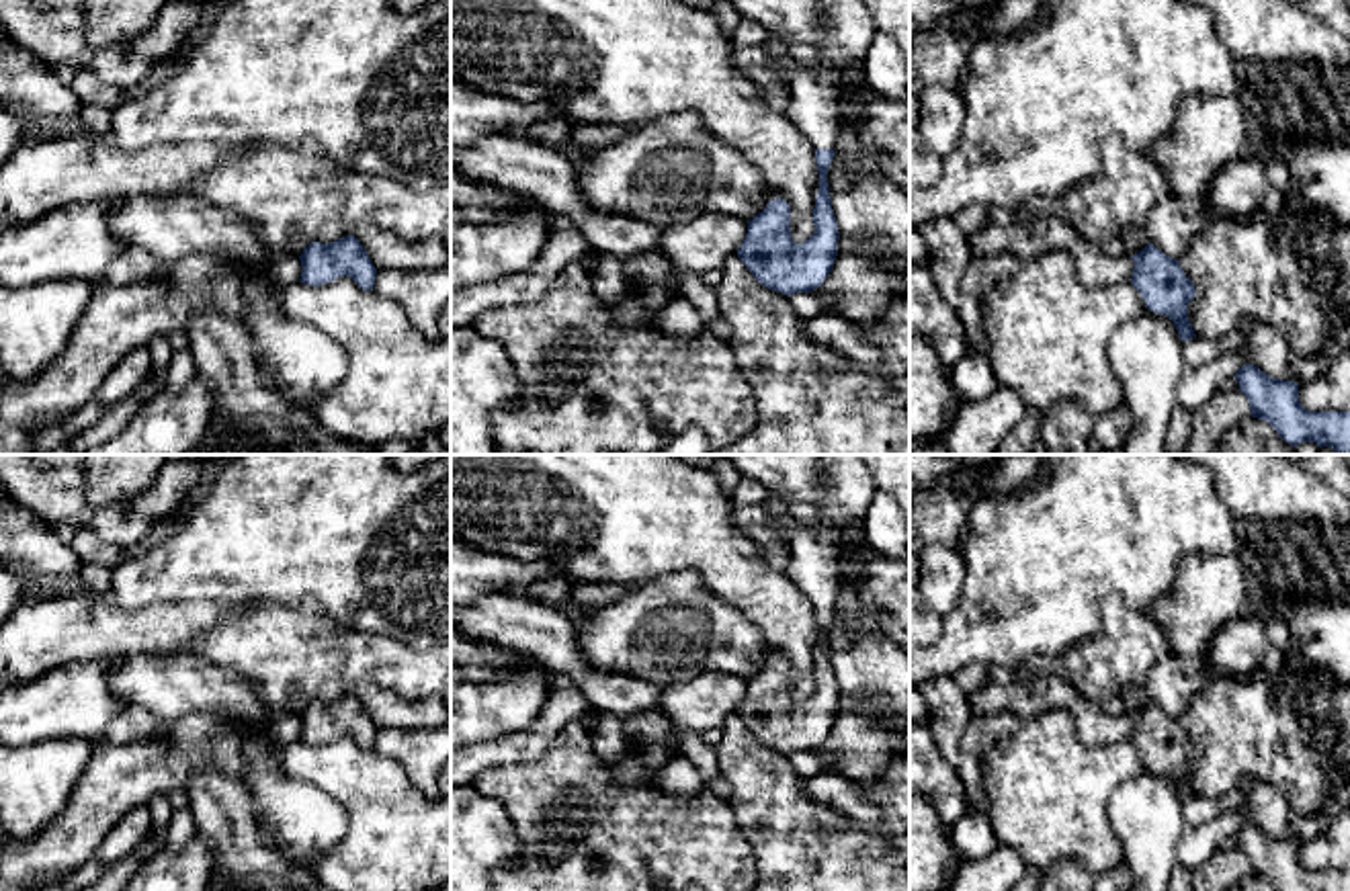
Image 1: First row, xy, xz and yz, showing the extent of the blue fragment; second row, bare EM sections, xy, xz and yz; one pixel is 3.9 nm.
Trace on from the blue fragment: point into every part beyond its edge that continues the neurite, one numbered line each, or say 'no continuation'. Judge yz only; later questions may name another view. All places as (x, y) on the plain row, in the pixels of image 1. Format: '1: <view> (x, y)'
no continuation

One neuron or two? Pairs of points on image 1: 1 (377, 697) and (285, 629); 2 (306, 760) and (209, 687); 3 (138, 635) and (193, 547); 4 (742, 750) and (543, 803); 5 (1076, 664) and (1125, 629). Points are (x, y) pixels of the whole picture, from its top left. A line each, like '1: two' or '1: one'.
1: two
2: two
3: two
4: two
5: one

